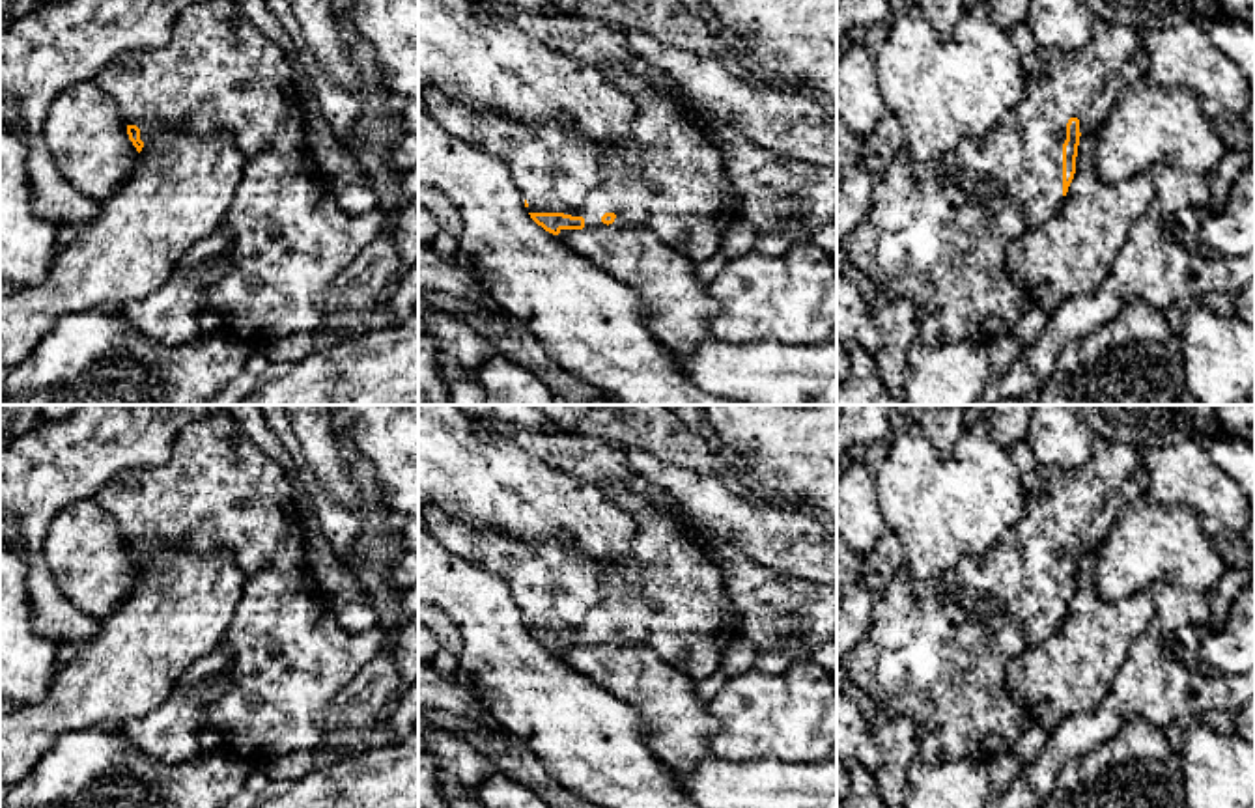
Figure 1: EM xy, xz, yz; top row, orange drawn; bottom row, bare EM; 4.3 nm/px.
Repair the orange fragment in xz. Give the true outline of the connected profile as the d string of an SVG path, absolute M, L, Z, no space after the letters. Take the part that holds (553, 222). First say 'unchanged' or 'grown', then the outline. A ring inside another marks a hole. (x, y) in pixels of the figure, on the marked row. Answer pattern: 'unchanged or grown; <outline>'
grown; M598 63L598 69L637 103L631 132L609 146L573 131L566 116L547 125L523 125L430 86L422 88L420 110L456 138L502 159L530 218L545 231L562 237L570 230L639 226L693 263L710 259L740 216L721 151L691 121L684 104L659 93L628 63Z

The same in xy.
grown; M65 0L45 4L13 21L0 34L0 90L19 103L19 129L28 138L26 170L32 207L39 218L62 228L86 228L101 213L101 202L78 192L58 172L43 142L43 112L60 91L82 82L95 82L120 110L136 151L161 132L230 134L245 159L241 183L222 220L233 239L224 250L230 272L207 291L207 310L220 315L220 327L250 347L310 332L317 336L331 282L385 230L390 215L374 207L362 215L345 213L327 177L319 172L308 140L306 114L299 99L293 69L282 49L247 19L235 0Z

